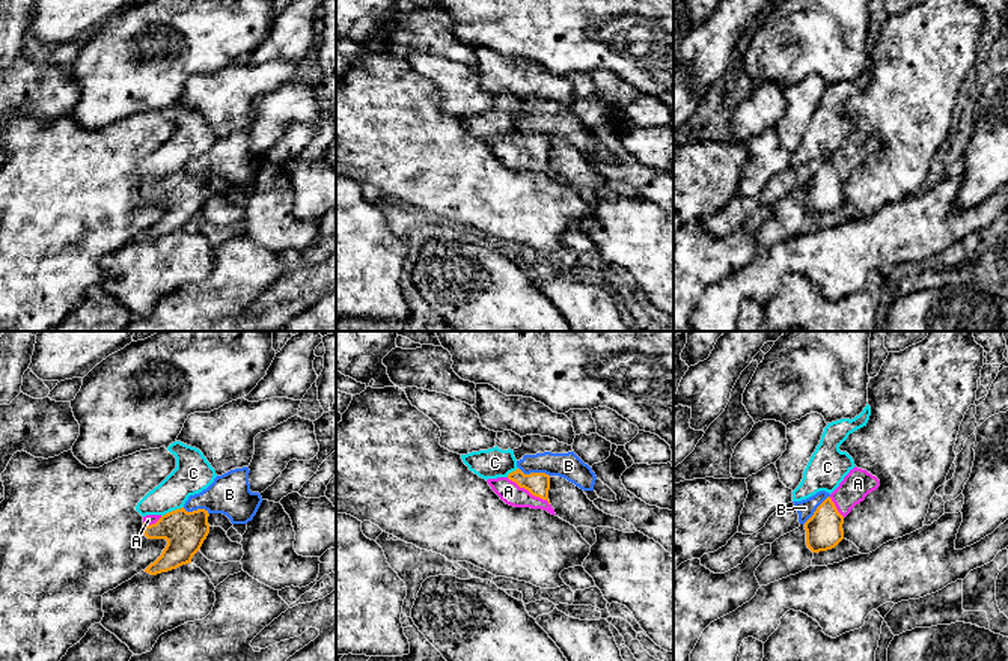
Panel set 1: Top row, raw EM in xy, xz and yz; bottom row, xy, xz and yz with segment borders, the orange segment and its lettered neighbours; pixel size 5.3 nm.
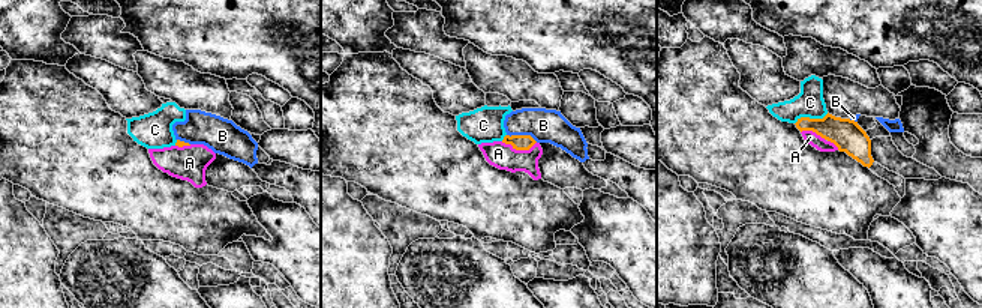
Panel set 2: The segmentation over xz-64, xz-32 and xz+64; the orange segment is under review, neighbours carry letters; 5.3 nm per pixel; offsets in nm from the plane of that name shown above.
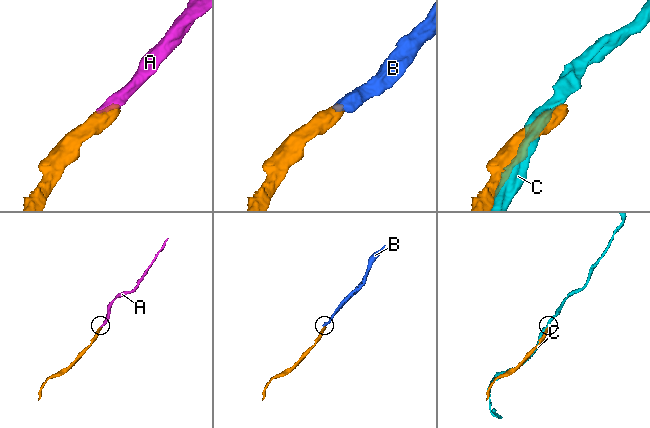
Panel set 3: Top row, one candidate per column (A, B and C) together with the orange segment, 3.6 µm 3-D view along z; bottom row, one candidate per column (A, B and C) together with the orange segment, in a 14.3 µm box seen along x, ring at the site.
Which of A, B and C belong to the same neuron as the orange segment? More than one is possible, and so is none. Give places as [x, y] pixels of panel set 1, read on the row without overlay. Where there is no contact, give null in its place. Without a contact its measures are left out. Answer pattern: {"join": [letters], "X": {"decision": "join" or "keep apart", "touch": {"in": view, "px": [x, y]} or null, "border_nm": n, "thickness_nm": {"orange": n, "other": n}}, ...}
{"join": ["A"], "A": {"decision": "join", "touch": {"in": "xz", "px": [529, 154]}, "border_nm": 280, "thickness_nm": {"orange": 130, "other": 120}}, "B": {"decision": "keep apart", "touch": {"in": "xz", "px": [534, 136]}, "border_nm": 180, "thickness_nm": {"orange": 130, "other": 140}}, "C": {"decision": "keep apart", "touch": {"in": "xy", "px": [172, 173]}, "border_nm": 130, "thickness_nm": {"orange": 220, "other": 200}}}

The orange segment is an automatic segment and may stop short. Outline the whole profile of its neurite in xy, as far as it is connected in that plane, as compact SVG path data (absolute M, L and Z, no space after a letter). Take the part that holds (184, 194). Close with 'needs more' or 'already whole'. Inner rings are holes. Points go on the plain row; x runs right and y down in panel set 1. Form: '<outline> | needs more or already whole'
M184 170L166 178L143 179L143 196L148 202L166 202L161 218L145 235L157 238L191 226L209 196L208 173L187 175Z | needs more

